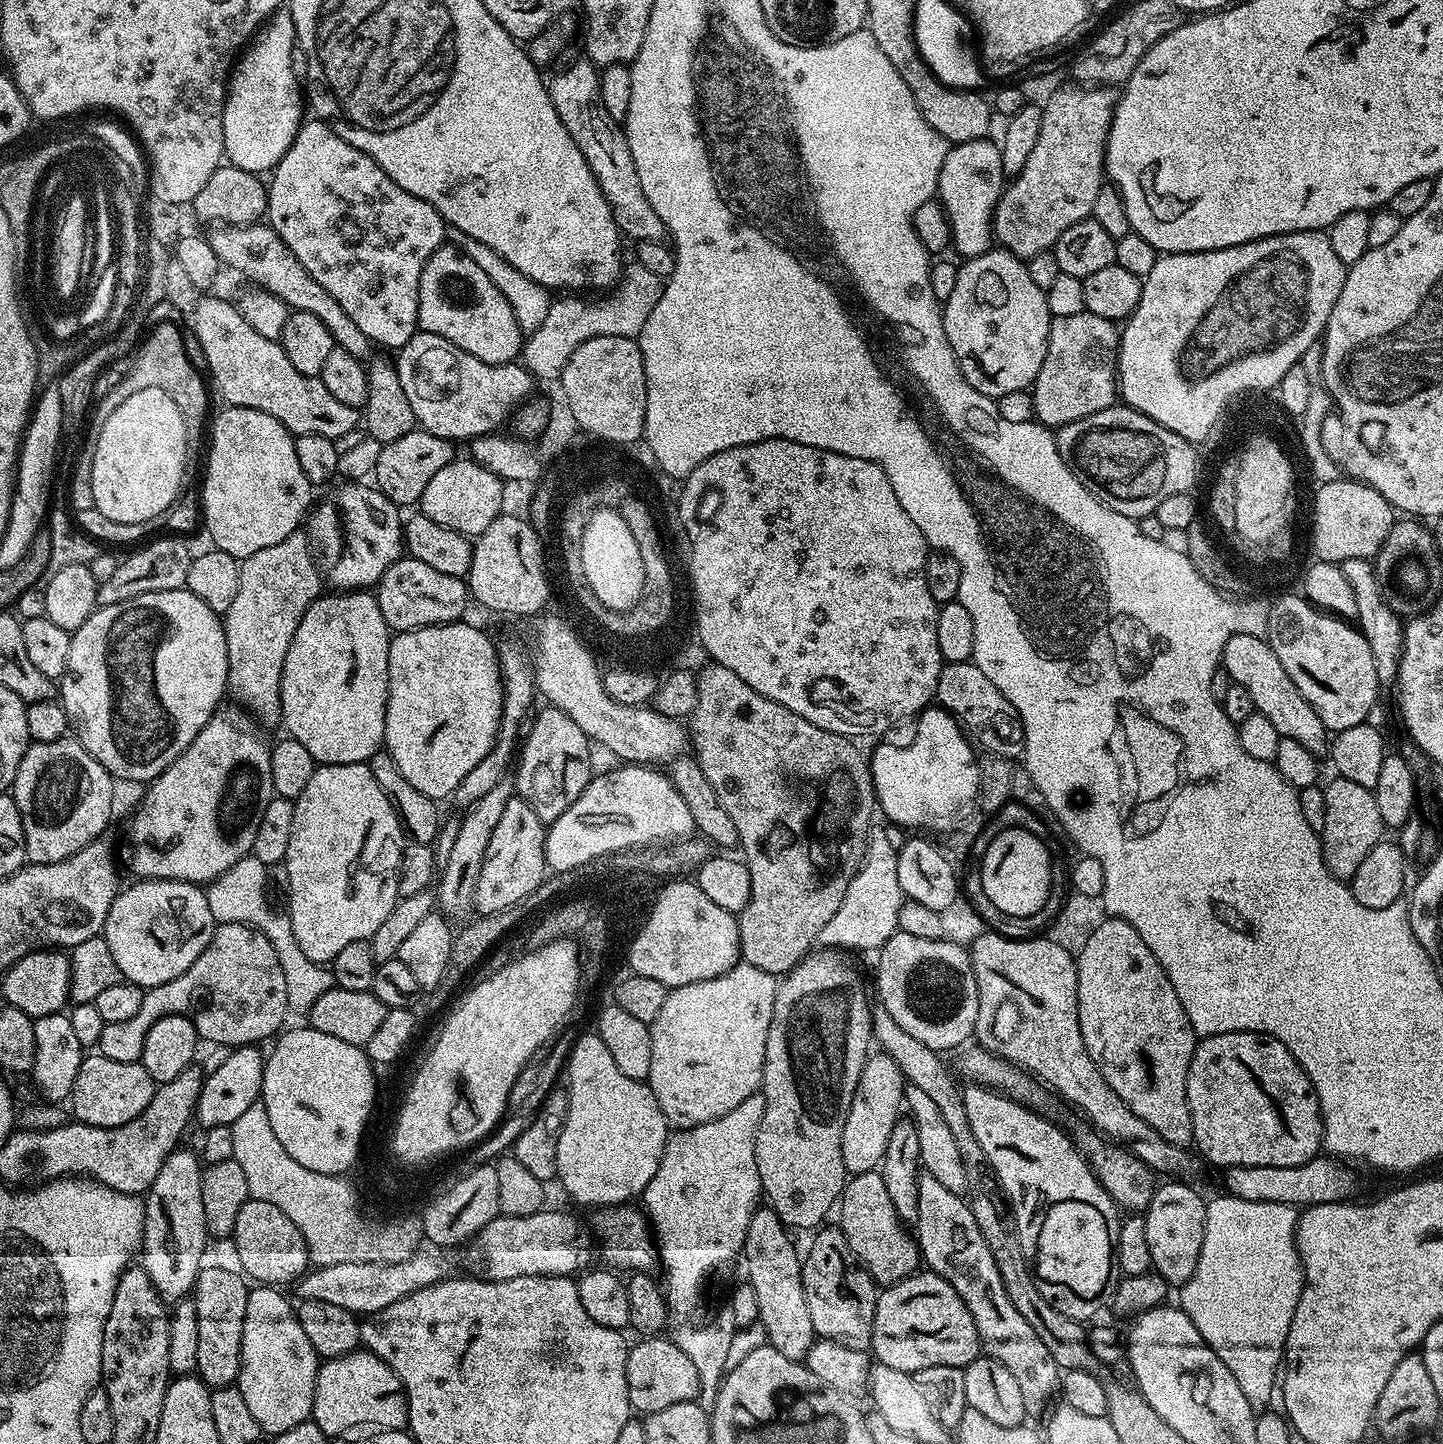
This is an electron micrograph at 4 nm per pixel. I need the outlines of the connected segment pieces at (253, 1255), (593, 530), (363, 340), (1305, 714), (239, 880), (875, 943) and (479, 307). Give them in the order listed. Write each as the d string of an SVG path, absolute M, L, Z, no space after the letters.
M250 1198L244 1203L242 1210L238 1210L238 1222L234 1222L230 1243L236 1247L239 1271L257 1285L291 1285L309 1271L308 1247L302 1238L302 1230L298 1230L278 1206L270 1206L270 1202Z
M597 508L588 520L581 540L582 568L590 590L601 606L612 614L627 614L641 602L643 590L642 554L638 554L638 536L611 508Z
M264 222L243 226L216 226L211 232L207 239L210 246L214 246L214 254L218 254L225 269L233 268L234 271L249 276L258 283L255 285L273 292L289 309L314 314L314 318L321 319L322 326L330 330L335 347L346 350L346 354L354 354L354 358L362 362L373 355L372 341L366 338L366 334L362 334L362 329L351 320L350 314L346 314L346 310L338 306L338 301L332 295L326 294L326 290L322 290L322 286L314 282L314 278L310 278L306 266L302 266L302 262L294 258L290 246L286 246L286 242L278 238L271 226Z
M1263 635L1232 636L1224 647L1222 668L1228 673L1231 683L1242 686L1246 694L1250 694L1256 711L1274 725L1274 730L1278 730L1280 737L1299 742L1317 758L1323 757L1323 752L1325 755L1329 751L1330 733L1327 726L1322 722L1322 718L1318 718L1318 714L1314 714L1314 706L1310 706L1310 702L1302 698L1298 686L1290 682L1290 674L1286 674L1282 662L1278 662L1278 654L1274 654L1274 650Z
M246 855L226 874L222 874L217 880L207 885L208 905L210 914L216 919L217 924L248 924L258 929L276 947L278 958L282 962L282 970L286 974L286 998L289 1009L293 1013L306 1014L326 994L326 990L336 987L336 979L331 967L321 966L310 962L302 950L298 950L298 938L294 938L294 926L290 922L287 911L278 909L272 905L268 897L268 872L269 865L258 862L254 855Z
M873 825L868 832L868 847L865 848L864 861L847 886L842 906L819 934L817 943L821 947L874 952L899 929L897 920L904 895L898 883L897 854L898 851L889 845L883 827Z
M451 242L434 250L422 272L418 328L454 342L454 346L487 364L511 364L522 352L522 333L506 294Z

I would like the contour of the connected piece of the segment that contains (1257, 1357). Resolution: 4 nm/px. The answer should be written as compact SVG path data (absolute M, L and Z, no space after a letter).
M1221 1195L1207 1201L1202 1254L1198 1254L1194 1274L1179 1289L1178 1304L1194 1322L1206 1346L1234 1374L1250 1406L1264 1410L1272 1403L1272 1390L1277 1387L1284 1359L1286 1334L1290 1334L1290 1322L1304 1289L1304 1267L1296 1249L1298 1212L1290 1205L1242 1201L1236 1196Z

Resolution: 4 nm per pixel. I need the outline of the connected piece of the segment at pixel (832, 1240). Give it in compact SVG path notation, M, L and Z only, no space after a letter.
M824 1226L815 1233L808 1256L803 1257L800 1273L806 1294L806 1310L810 1310L812 1331L817 1337L850 1346L850 1350L868 1352L872 1347L872 1327L878 1285L860 1259L850 1250L844 1232L838 1226Z

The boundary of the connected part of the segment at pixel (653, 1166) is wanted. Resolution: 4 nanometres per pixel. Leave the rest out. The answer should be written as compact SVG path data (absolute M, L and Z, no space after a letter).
M595 1034L577 1038L568 1056L568 1064L566 1060L566 1076L567 1072L568 1113L558 1138L558 1184L568 1191L570 1199L591 1210L624 1206L635 1201L632 1200L635 1196L636 1199L643 1197L646 1186L650 1186L650 1178L654 1178L662 1162L670 1135L668 1119L662 1114L654 1094L645 1081L626 1078L626 1074L618 1070L610 1050L606 1050L606 1042Z

